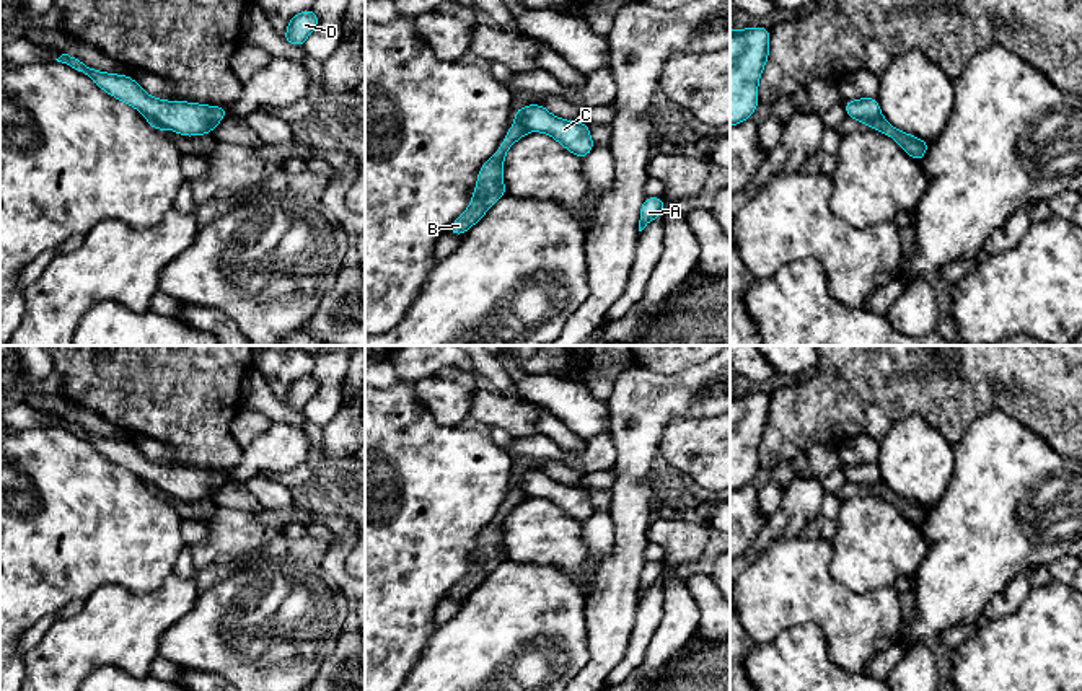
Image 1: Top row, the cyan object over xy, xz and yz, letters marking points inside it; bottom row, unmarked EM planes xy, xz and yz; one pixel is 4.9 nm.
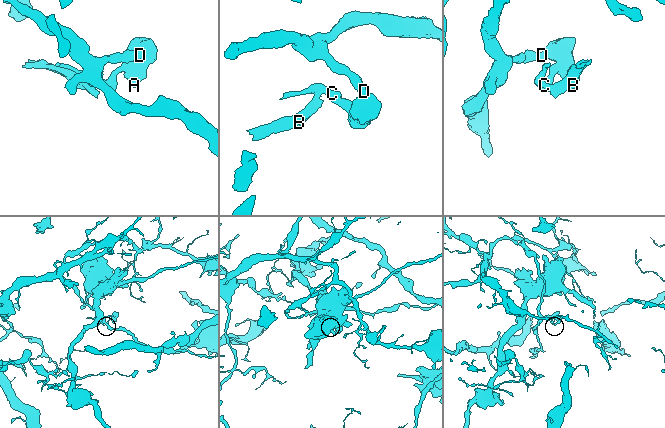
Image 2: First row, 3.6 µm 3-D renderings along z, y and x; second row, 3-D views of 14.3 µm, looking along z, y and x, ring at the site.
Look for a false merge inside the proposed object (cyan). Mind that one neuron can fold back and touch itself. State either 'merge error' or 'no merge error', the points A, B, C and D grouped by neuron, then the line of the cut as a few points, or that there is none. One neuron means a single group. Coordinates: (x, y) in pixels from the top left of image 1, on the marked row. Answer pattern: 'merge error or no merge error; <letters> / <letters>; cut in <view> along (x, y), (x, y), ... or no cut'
merge error; A C D / B; cut in xz along (515, 121), (528, 131)

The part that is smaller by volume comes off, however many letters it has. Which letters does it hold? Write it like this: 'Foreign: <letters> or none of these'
Foreign: B

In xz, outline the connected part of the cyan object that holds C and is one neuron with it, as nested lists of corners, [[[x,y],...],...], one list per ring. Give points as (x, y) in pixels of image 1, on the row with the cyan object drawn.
[[[528,104],[515,109],[515,122],[520,122],[528,132],[543,132],[552,137],[578,158],[585,158],[595,148],[585,122],[561,119],[541,104]]]

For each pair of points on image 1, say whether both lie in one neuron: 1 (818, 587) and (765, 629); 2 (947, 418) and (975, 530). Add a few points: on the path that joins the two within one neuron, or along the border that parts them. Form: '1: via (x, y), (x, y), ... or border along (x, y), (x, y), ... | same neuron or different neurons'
1: via (805, 595), (791, 610), (784, 610), (778, 616) | same neuron
2: border along (978, 416), (954, 445) | different neurons

